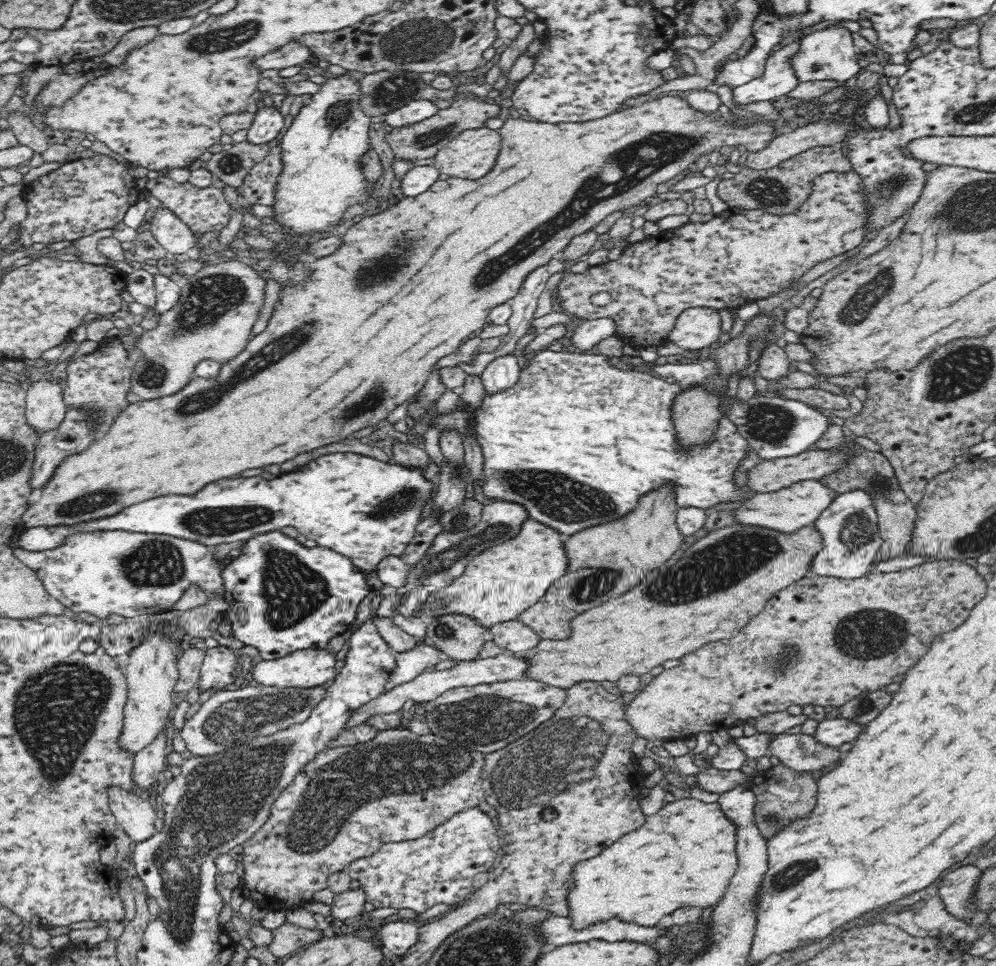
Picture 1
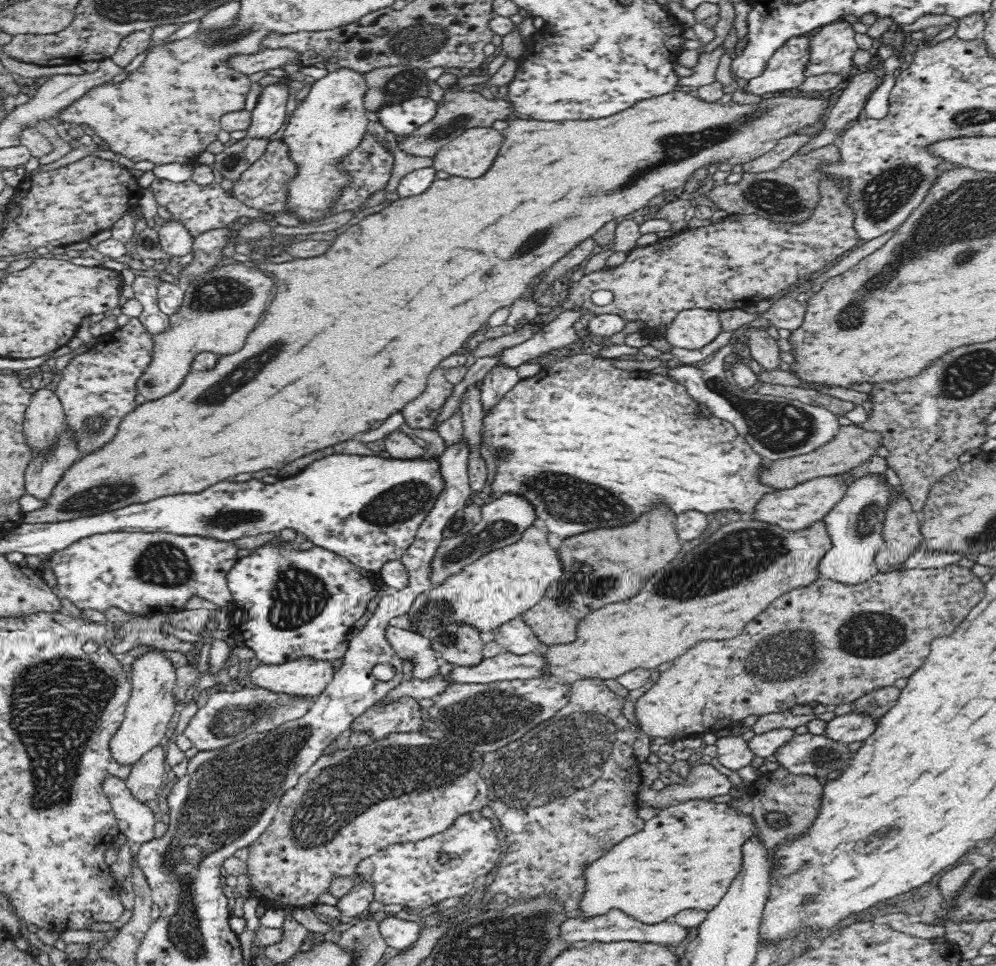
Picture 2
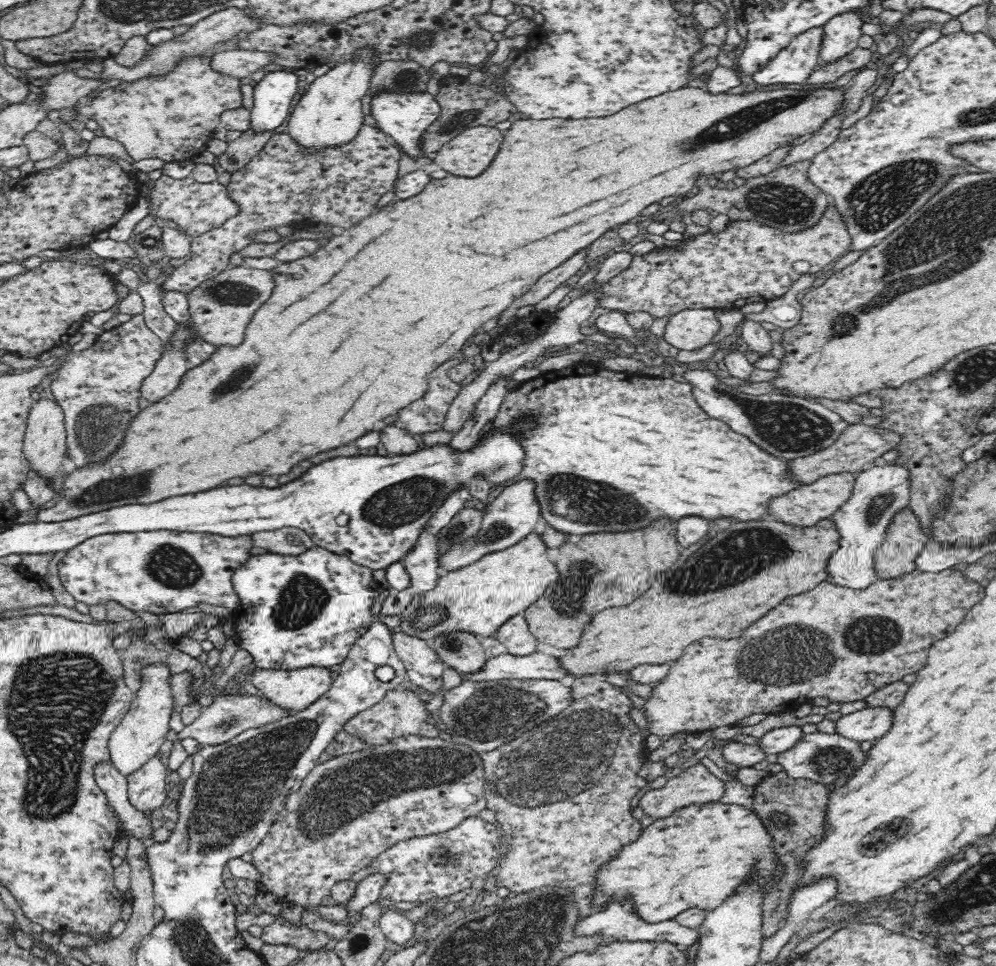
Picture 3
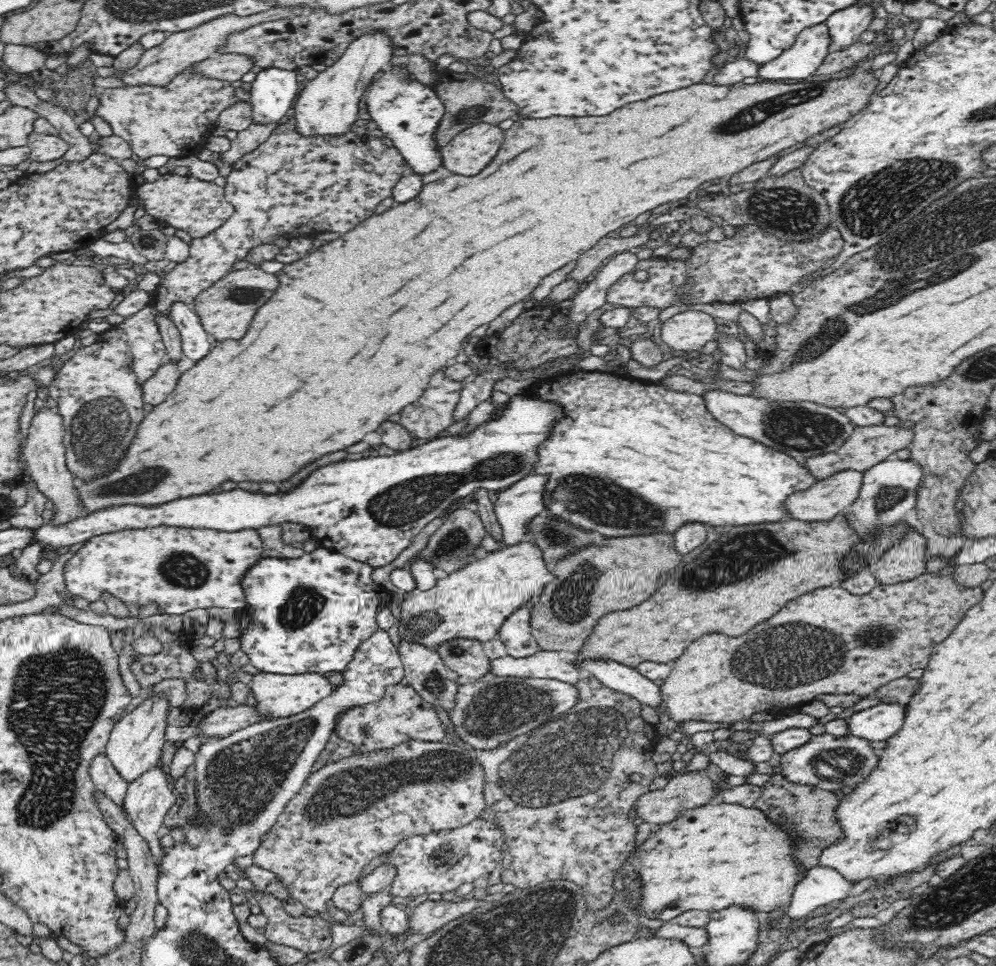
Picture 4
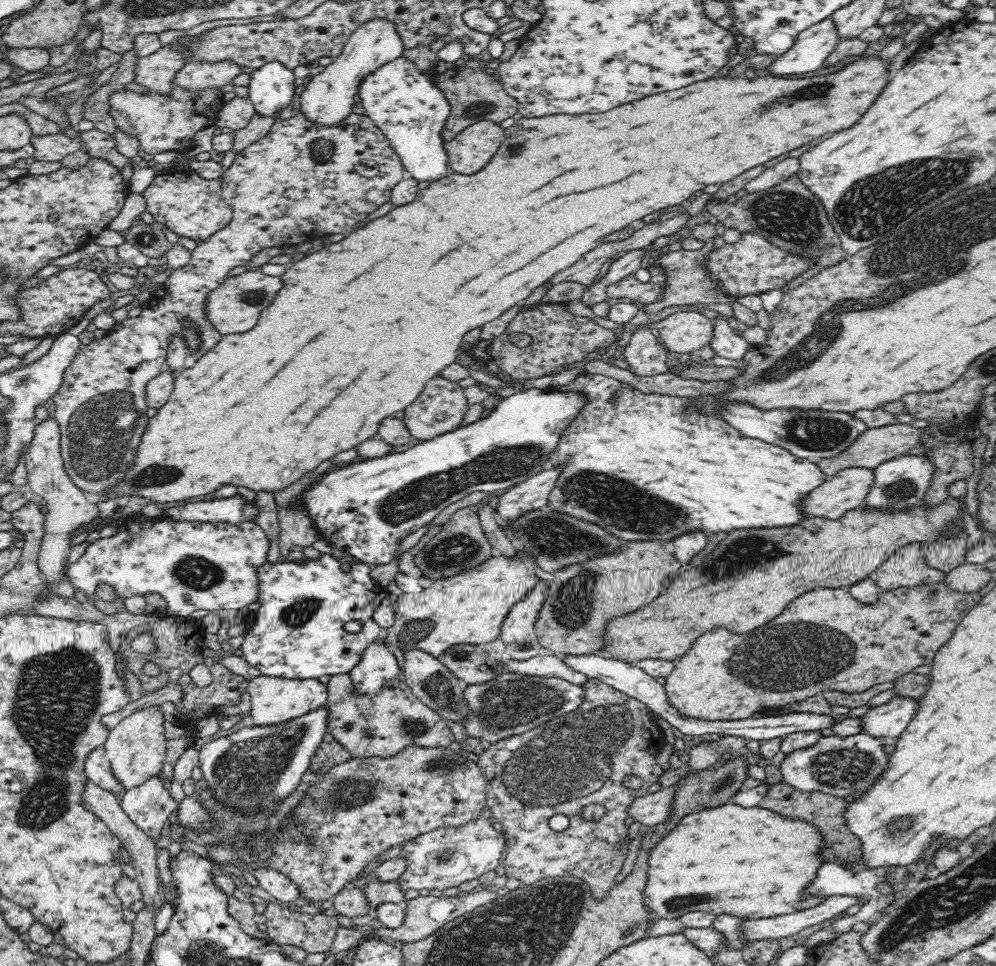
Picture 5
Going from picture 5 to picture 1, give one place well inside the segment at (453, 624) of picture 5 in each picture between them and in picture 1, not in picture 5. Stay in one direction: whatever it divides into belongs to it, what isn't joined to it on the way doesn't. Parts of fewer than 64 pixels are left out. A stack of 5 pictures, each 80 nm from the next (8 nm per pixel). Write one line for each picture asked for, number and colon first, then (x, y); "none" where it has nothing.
1: (499, 583)
2: (504, 584)
3: (479, 598)
4: (473, 602)

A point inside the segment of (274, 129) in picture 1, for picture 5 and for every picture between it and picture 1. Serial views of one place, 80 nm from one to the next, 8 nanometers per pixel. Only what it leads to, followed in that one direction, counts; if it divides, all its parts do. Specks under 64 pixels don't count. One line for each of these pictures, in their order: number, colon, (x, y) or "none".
2: (268, 116)
3: (272, 95)
4: (272, 93)
5: (271, 89)

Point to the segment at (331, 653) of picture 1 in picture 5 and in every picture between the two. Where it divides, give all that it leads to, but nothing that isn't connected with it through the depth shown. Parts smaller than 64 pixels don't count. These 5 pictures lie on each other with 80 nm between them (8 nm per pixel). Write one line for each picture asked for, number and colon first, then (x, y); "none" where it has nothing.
2: (306, 676)
3: (294, 689)
4: (276, 695)
5: (274, 700)

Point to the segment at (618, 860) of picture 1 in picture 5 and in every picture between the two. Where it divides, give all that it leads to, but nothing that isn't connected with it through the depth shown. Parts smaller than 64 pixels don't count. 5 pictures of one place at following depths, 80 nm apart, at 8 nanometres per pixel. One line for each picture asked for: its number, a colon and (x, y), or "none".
2: (686, 856)
3: (694, 858)
4: (711, 856)
5: (752, 863)

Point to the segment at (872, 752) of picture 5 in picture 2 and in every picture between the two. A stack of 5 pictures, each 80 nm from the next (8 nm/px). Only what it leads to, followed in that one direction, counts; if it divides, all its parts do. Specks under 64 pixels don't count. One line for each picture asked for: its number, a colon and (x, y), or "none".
2: (808, 754)
3: (830, 758)
4: (831, 762)

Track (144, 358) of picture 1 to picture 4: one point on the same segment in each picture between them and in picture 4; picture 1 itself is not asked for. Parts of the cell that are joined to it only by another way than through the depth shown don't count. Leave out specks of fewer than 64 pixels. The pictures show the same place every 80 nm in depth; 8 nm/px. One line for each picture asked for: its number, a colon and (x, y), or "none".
2: (220, 308)
3: (220, 309)
4: (225, 309)

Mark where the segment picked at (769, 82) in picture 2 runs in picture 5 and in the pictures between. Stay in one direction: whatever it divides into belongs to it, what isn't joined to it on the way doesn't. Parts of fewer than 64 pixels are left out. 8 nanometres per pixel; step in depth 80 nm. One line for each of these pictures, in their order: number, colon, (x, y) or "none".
3: (792, 65)
4: (803, 58)
5: (812, 46)

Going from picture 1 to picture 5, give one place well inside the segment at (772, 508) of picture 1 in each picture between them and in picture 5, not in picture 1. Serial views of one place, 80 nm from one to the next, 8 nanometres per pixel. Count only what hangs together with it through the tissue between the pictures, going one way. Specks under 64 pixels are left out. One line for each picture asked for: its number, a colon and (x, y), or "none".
2: (793, 509)
3: (805, 505)
4: (822, 501)
5: (847, 490)

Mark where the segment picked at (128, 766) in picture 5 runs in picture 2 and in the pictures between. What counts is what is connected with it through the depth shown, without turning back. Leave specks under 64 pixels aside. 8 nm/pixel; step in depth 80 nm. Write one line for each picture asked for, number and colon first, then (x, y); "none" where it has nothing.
2: (152, 676)
3: (143, 731)
4: (136, 742)

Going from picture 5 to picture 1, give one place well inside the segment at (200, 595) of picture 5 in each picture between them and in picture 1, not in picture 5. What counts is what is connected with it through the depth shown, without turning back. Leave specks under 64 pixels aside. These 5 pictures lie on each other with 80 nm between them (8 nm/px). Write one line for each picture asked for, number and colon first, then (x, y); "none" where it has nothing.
1: (104, 572)
2: (148, 574)
3: (161, 571)
4: (178, 569)

